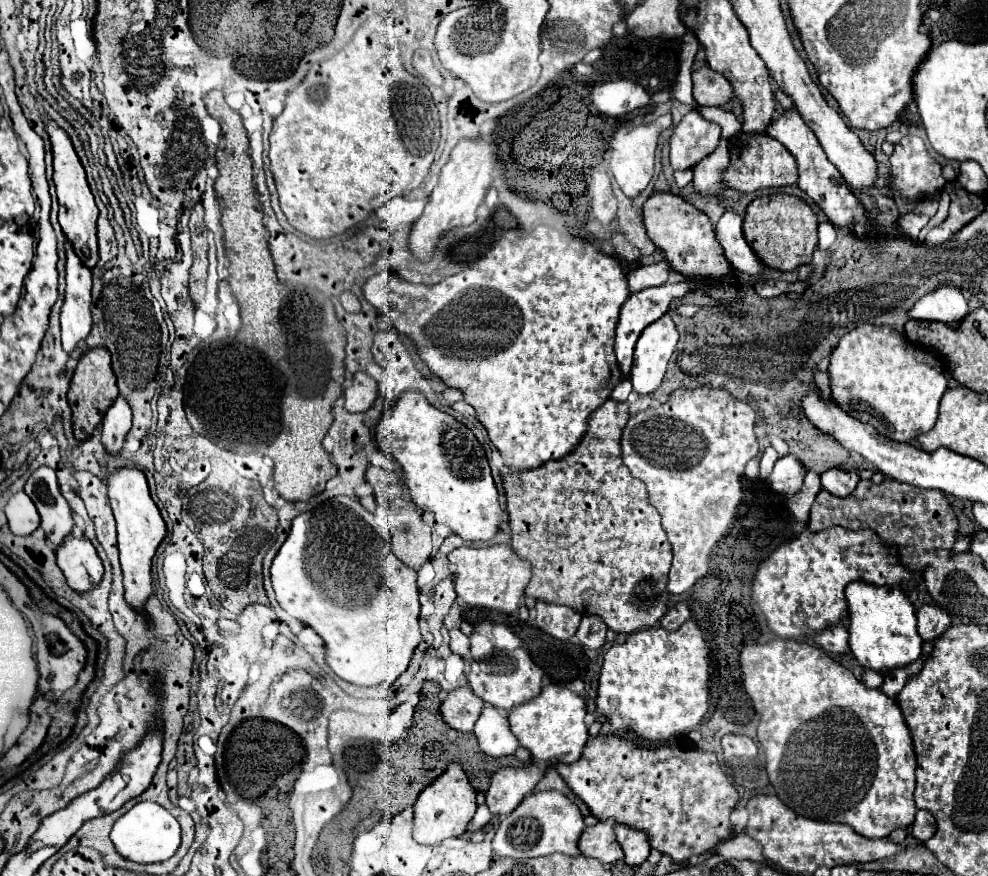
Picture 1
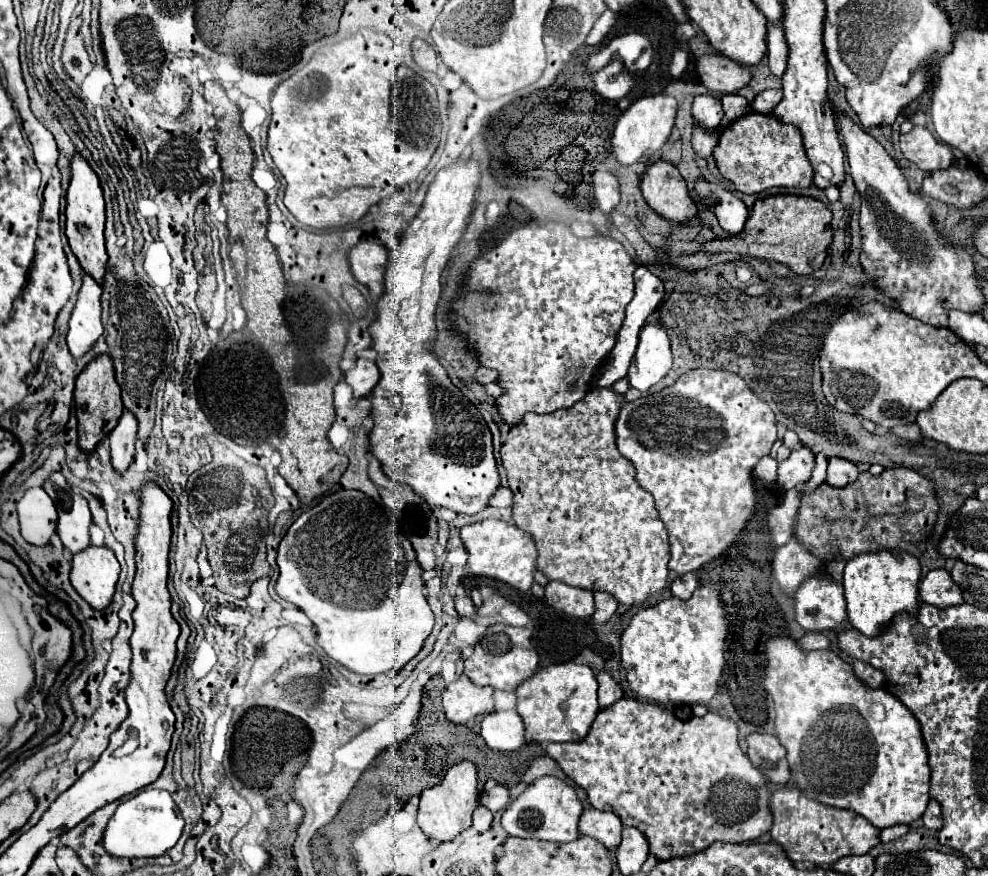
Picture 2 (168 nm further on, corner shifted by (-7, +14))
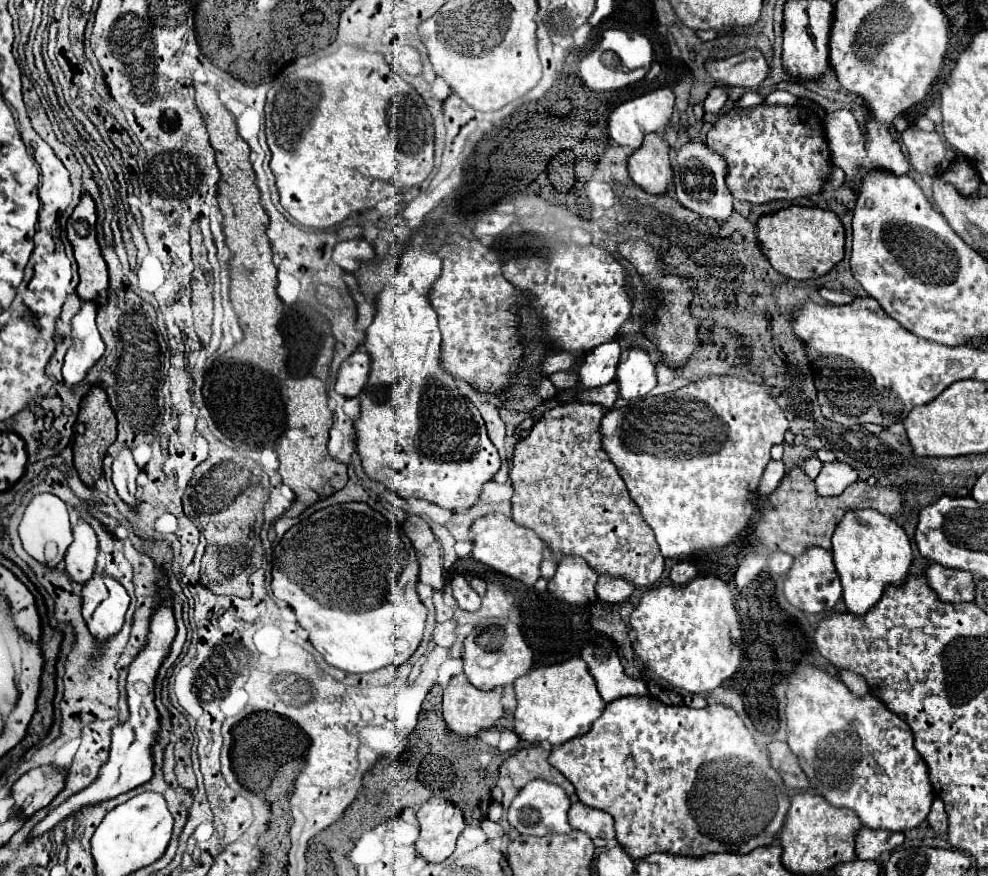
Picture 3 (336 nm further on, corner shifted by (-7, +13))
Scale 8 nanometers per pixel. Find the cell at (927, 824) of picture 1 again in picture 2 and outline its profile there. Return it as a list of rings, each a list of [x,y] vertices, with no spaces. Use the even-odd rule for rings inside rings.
[[[931,800],[925,814],[923,814],[923,824],[929,830],[941,830],[943,826],[943,818],[941,818],[941,806],[937,800]]]

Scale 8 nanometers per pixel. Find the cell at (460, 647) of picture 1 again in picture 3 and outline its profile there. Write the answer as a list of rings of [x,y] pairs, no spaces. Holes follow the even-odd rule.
[[[455,577],[451,581],[451,587],[453,587],[453,597],[459,603],[459,609],[477,611],[481,607],[481,597],[473,591],[473,587],[463,577]]]

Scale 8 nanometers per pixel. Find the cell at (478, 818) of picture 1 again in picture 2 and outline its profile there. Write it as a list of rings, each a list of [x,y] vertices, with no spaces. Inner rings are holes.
[[[480,804],[473,812],[472,826],[470,827],[473,827],[478,834],[482,834],[490,829],[492,820],[493,813]]]

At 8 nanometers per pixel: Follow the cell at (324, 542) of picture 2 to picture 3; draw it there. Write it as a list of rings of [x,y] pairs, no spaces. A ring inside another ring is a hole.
[[[341,503],[319,509],[293,525],[273,549],[273,595],[289,603],[325,661],[347,673],[371,673],[387,665],[403,665],[415,653],[427,619],[427,607],[415,589],[417,577],[419,563],[409,537],[367,503]]]

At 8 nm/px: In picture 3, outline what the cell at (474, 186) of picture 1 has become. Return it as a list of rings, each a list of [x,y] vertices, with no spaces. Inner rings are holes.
[[[445,203],[439,207],[439,217],[425,221],[413,235],[391,283],[377,297],[377,315],[363,343],[371,355],[371,375],[359,393],[361,413],[355,433],[357,453],[373,481],[385,483],[403,499],[425,499],[457,511],[479,501],[481,487],[499,471],[499,453],[487,437],[477,407],[461,395],[455,379],[439,363],[441,333],[429,291],[441,275],[443,261],[429,245],[443,213],[447,213]]]

